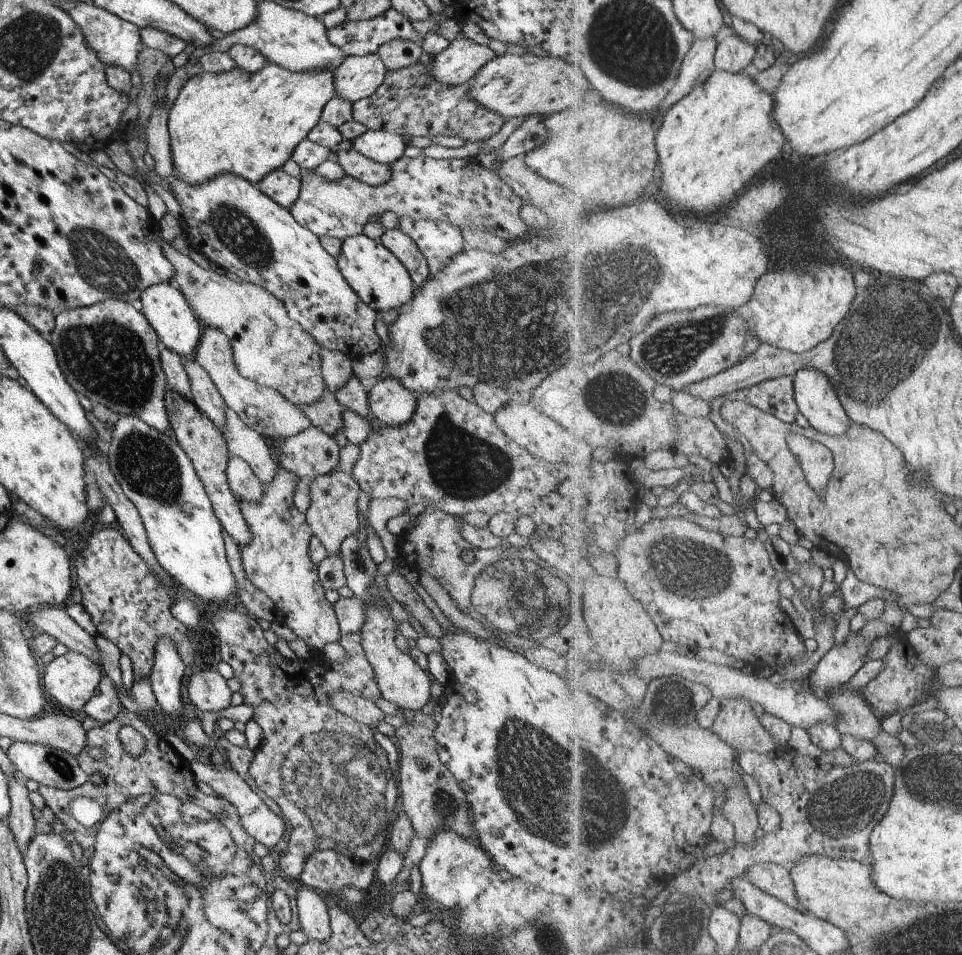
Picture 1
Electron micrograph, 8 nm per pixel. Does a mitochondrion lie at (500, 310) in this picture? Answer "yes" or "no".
yes

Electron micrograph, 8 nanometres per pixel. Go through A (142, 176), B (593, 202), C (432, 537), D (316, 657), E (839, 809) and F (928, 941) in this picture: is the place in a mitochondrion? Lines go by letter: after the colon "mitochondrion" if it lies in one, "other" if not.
A: other
B: other
C: other
D: other
E: mitochondrion
F: mitochondrion

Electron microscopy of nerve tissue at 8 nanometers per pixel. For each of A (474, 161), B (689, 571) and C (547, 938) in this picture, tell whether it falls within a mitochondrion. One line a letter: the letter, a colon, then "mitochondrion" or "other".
A: other
B: mitochondrion
C: mitochondrion

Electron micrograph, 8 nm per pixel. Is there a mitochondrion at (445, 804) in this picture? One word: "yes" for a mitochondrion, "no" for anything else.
yes

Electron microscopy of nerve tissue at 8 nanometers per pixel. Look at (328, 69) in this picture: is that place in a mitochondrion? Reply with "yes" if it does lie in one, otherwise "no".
no

